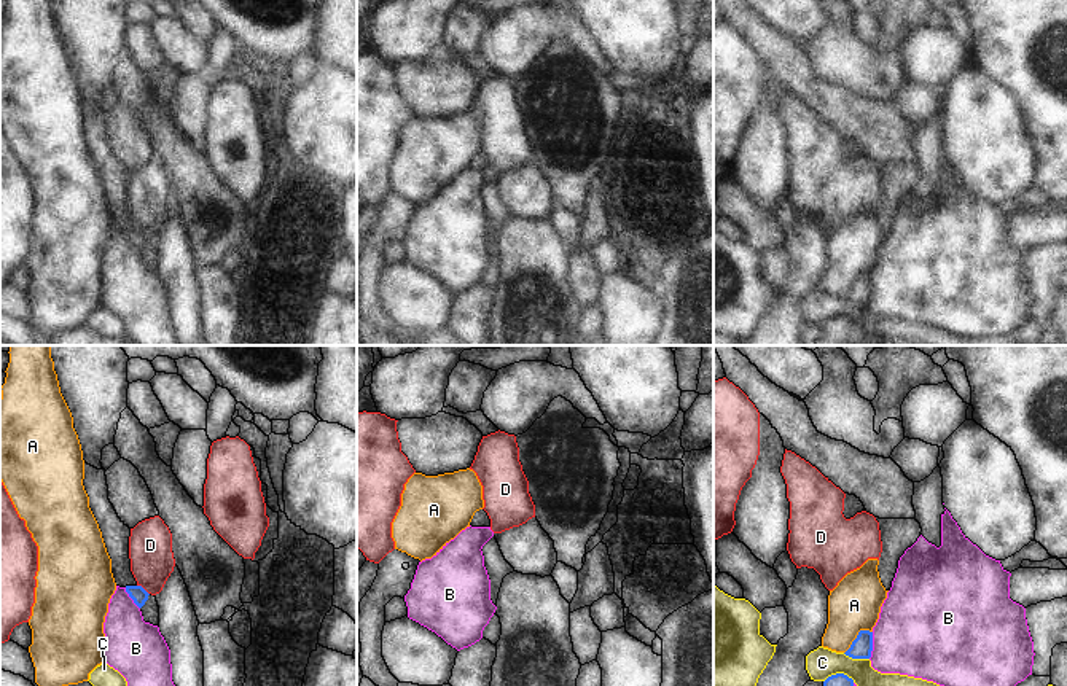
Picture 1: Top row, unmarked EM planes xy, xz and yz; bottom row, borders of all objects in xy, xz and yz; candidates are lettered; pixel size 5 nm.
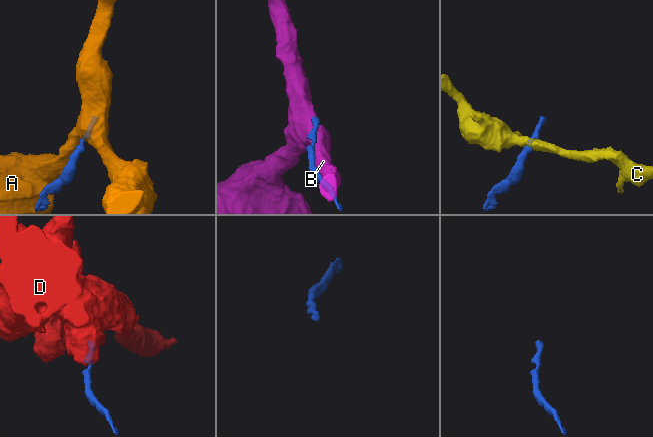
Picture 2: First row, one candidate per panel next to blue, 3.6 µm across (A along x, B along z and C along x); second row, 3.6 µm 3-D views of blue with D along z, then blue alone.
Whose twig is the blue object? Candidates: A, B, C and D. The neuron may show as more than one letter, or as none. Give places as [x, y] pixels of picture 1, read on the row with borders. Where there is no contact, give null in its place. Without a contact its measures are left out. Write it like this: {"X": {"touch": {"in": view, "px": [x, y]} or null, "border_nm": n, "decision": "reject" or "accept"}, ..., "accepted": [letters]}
{"A": {"touch": {"in": "yz", "px": [857, 637]}, "border_nm": 180, "decision": "reject"}, "B": {"touch": {"in": "yz", "px": [871, 645]}, "border_nm": 140, "decision": "reject"}, "C": {"touch": {"in": "yz", "px": [838, 674]}, "border_nm": 160, "decision": "reject"}, "D": {"touch": {"in": "xy", "px": [144, 589]}, "border_nm": 80, "decision": "reject"}, "accepted": []}

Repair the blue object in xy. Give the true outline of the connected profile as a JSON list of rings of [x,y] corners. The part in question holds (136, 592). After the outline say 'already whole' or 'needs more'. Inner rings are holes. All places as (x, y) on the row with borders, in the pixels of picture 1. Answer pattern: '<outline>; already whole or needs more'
[[[84,462],[83,485],[89,497],[89,508],[99,524],[107,552],[111,559],[115,583],[116,586],[124,587],[134,603],[142,608],[150,594],[137,584],[131,571],[131,528],[118,517],[108,500],[105,470],[97,470]]]; needs more

